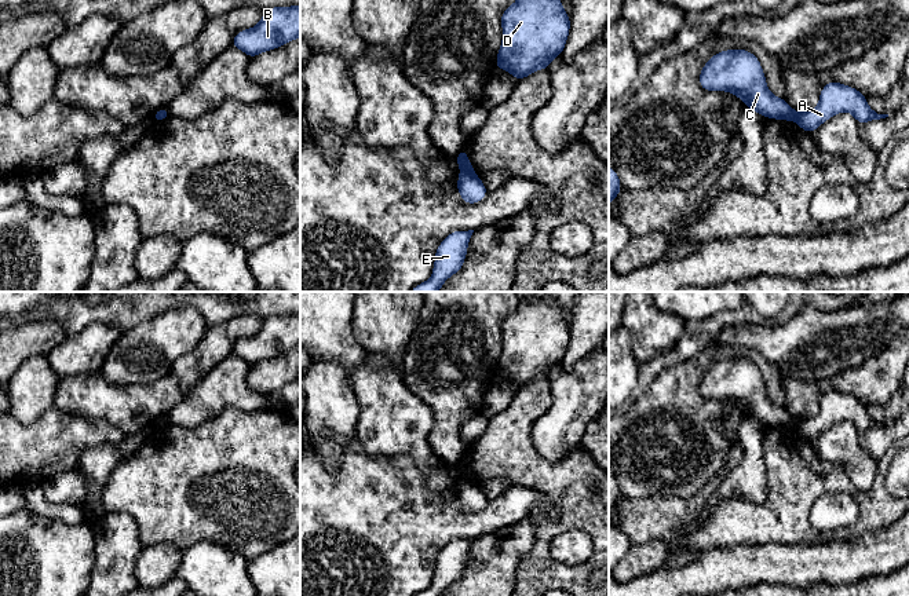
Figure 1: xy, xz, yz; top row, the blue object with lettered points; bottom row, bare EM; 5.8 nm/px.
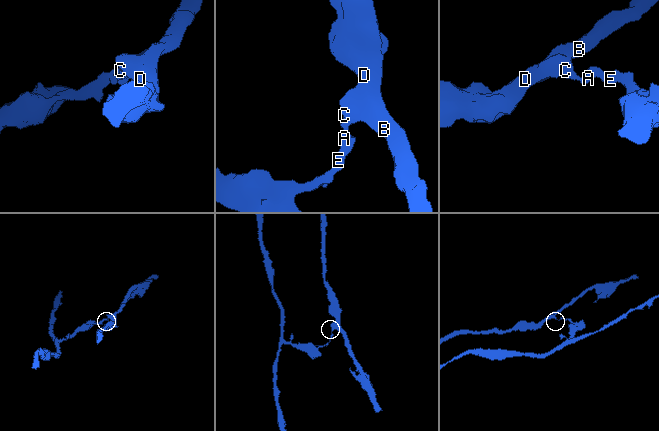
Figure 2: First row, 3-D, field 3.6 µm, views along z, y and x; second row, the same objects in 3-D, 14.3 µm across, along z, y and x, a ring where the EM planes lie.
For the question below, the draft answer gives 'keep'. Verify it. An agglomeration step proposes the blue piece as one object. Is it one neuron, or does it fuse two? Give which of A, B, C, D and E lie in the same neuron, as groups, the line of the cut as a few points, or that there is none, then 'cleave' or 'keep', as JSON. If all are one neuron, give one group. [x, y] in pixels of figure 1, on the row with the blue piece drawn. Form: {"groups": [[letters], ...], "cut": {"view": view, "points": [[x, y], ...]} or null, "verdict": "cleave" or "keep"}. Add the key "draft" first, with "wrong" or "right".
{"draft": "wrong", "groups": [["A", "E"], ["B", "C", "D"]], "cut": {"view": "xz", "points": [[462, 169], [473, 172]]}, "verdict": "cleave"}

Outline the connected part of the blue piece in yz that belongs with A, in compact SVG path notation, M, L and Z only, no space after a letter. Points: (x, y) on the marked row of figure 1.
M830 81L822 88L818 106L800 113L796 123L803 131L813 134L822 123L842 111L850 111L859 124L888 117L873 111L858 89Z

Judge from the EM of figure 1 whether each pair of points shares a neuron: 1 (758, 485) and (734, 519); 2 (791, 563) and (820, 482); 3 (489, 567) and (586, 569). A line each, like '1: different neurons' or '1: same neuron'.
1: different neurons
2: different neurons
3: different neurons

